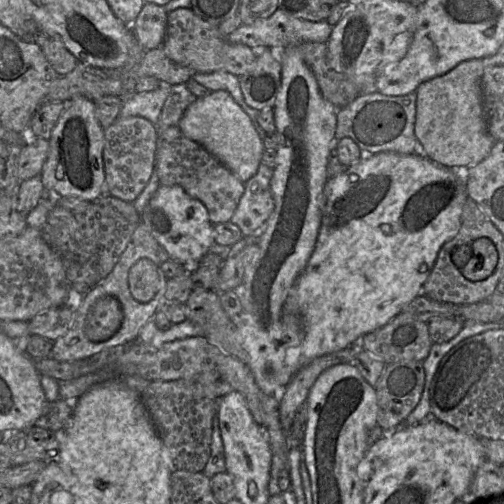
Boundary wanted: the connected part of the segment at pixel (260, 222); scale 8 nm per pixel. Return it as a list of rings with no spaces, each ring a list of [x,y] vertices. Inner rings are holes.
[[[261,161],[255,176],[244,183],[244,193],[230,219],[240,228],[244,237],[258,235],[274,210],[274,199],[270,189],[272,176],[273,169]]]

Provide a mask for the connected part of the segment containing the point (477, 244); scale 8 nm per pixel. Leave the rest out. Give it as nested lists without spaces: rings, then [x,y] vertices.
[[[485,237],[456,246],[452,250],[452,261],[470,281],[481,281],[490,277],[498,262],[494,244]]]

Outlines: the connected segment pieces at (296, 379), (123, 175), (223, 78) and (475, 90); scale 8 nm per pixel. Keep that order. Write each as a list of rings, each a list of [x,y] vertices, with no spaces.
[[[356,346],[315,358],[297,371],[284,389],[278,401],[279,420],[286,432],[291,432],[296,409],[306,402],[311,388],[317,378],[328,368],[344,363],[351,363],[355,356]]]
[[[140,116],[118,117],[104,129],[105,185],[111,196],[132,203],[142,193],[155,168],[156,141],[157,127]]]
[[[219,70],[211,73],[196,73],[193,76],[193,79],[210,91],[227,91],[237,102],[237,104],[243,109],[243,111],[250,117],[252,124],[257,131],[260,139],[264,141],[266,133],[259,125],[257,119],[255,118],[255,114],[244,100],[239,76]]]
[[[471,59],[417,87],[414,133],[426,157],[432,162],[465,171],[481,162],[491,151],[495,140],[487,129],[481,89],[482,75],[482,59]]]

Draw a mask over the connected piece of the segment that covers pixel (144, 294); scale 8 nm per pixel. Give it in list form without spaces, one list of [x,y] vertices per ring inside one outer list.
[[[149,259],[139,260],[130,269],[129,289],[136,301],[150,302],[159,290],[158,266]]]

